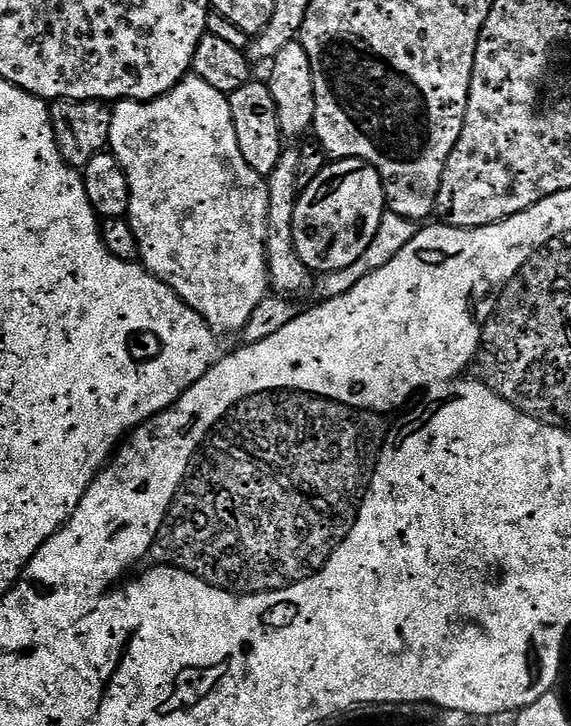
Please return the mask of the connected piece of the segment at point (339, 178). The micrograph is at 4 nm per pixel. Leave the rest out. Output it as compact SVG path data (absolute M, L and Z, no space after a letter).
M332 160L325 163L322 174L318 174L314 182L303 185L294 210L294 242L302 262L316 274L337 272L358 262L370 242L374 242L374 234L378 234L385 211L384 183L380 180L378 169L364 160Z

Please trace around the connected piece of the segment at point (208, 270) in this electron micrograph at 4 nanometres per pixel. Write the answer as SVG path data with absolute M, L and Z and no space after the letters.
M189 74L168 91L165 96L157 100L122 100L112 108L112 121L110 122L110 138L108 139L110 151L116 161L122 166L126 174L126 182L130 182L130 206L128 207L127 221L132 225L134 234L138 238L140 247L140 260L153 276L157 276L170 290L178 294L185 304L192 307L197 314L206 321L212 331L217 334L224 332L243 333L244 327L250 322L254 310L266 299L270 292L268 283L268 259L266 258L266 234L268 233L268 181L258 175L242 158L242 150L238 150L238 134L234 134L234 122L230 114L228 97L225 93L214 90L210 82L202 82L194 74Z

